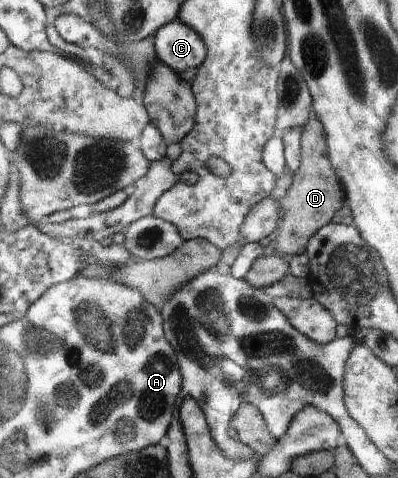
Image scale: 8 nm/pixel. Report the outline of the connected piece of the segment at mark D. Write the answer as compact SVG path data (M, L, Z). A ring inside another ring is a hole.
M312 114L303 128L301 137L301 164L295 175L292 176L291 187L279 201L281 220L274 239L269 241L270 248L284 257L293 257L305 253L309 239L321 227L332 222L337 209L340 209L346 200L336 172L330 165L327 155L327 143L323 133L323 125Z

